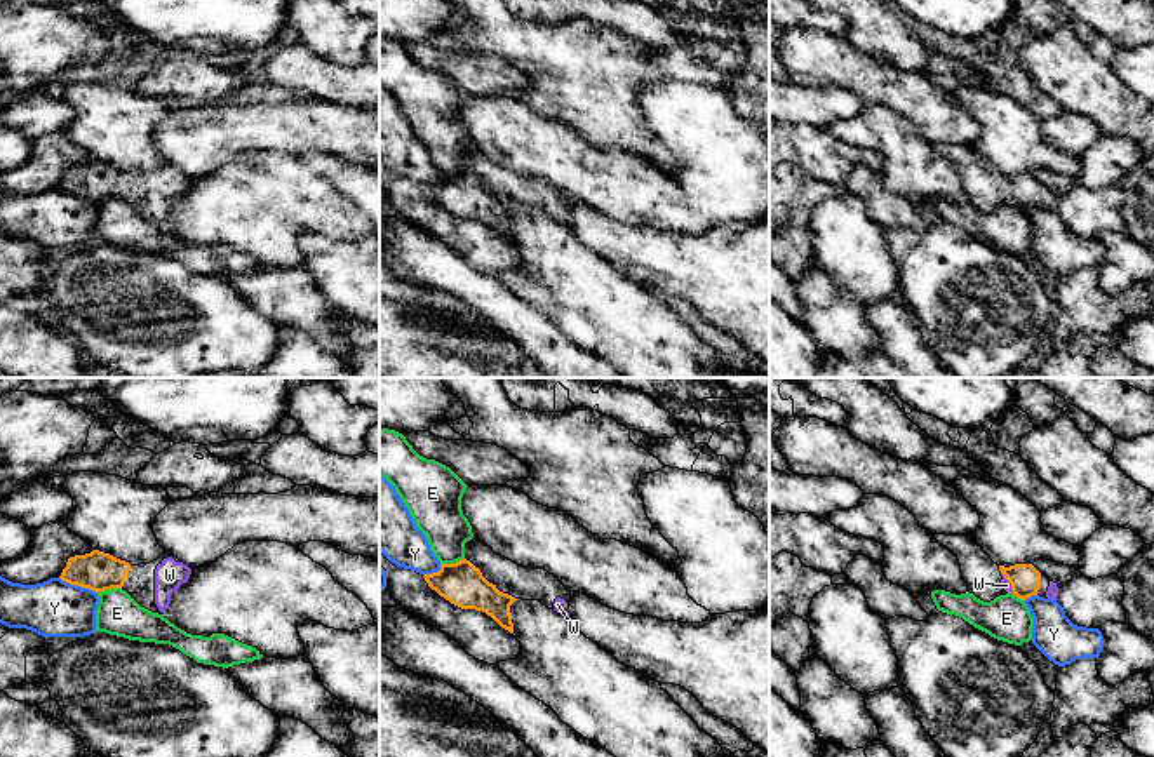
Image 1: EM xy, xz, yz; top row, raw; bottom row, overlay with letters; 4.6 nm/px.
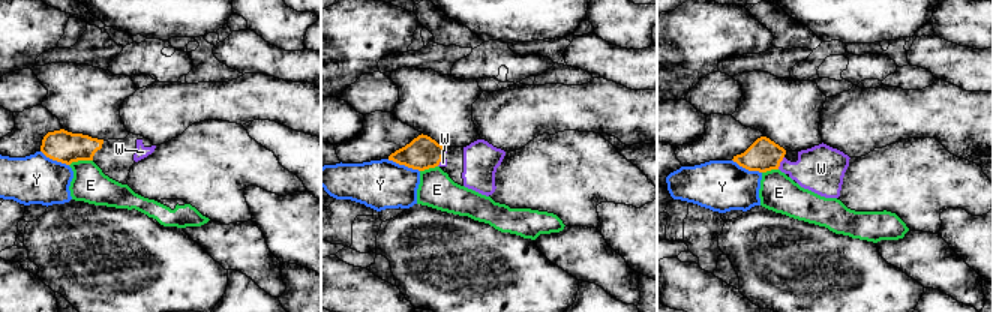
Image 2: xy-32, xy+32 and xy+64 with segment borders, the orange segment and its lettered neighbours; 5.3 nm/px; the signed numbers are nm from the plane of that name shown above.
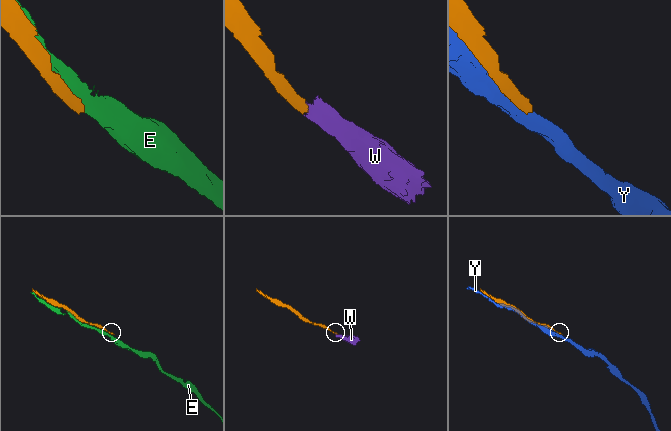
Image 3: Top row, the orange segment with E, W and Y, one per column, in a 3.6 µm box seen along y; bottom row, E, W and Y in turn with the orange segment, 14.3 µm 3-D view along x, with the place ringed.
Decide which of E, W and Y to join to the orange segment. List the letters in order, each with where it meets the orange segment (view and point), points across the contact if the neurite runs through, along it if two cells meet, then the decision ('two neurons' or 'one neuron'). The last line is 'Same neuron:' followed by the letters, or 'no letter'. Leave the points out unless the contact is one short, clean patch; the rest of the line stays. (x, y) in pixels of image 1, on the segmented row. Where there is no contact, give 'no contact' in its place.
E: contact xy (108, 589); two neurons
W: contact yz (1008, 582); way yz (1024, 578), (1008, 582), (1006, 585); one neuron
Y: contact xy (79, 585); two neurons
Same neuron: W

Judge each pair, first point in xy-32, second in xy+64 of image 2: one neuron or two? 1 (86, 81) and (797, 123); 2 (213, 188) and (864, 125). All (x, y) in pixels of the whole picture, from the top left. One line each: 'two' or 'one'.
1: one
2: two

